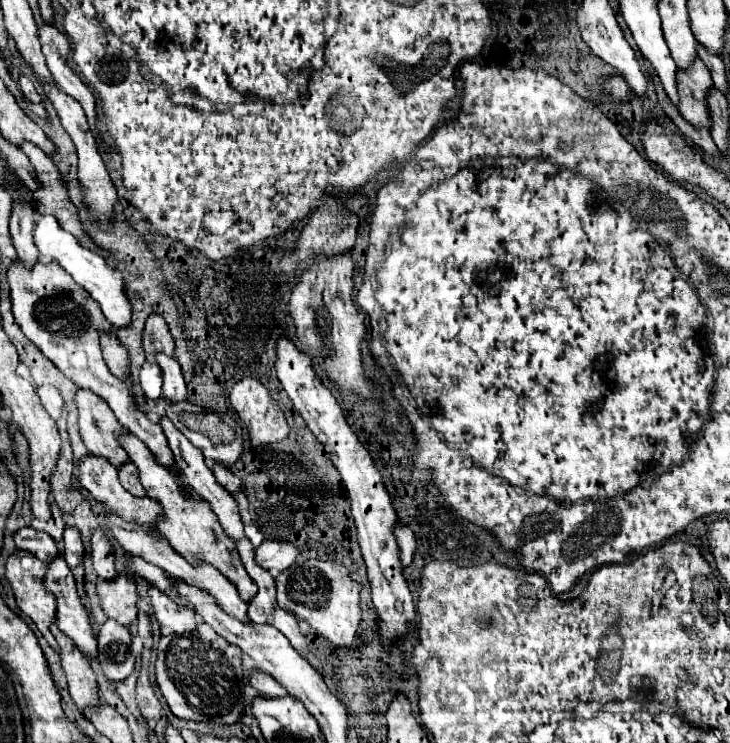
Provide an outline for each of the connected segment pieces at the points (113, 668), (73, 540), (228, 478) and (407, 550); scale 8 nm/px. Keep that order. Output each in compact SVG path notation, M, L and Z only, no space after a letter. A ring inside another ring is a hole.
M106 620L98 634L98 662L108 680L124 680L132 674L136 656L132 652L130 630L114 620Z
M76 526L64 530L64 560L70 568L76 568L82 562L84 556L84 544L80 530Z
M216 464L214 468L212 468L212 472L214 472L214 476L216 476L216 480L228 490L228 492L240 492L240 490L244 490L244 484L242 484L242 480L236 476L236 474L232 474L226 466L222 466L222 464Z
M398 522L398 526L394 526L394 536L398 538L398 550L402 554L402 566L408 568L412 564L412 558L416 552L416 534L410 526Z

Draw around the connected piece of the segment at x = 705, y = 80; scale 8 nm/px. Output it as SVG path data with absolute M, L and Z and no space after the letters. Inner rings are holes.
M698 58L690 70L678 70L678 110L694 126L710 126L706 96L712 86L712 78L704 62Z

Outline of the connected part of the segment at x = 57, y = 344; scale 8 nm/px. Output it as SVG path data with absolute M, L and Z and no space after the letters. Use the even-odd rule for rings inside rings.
M16 262L8 270L8 282L12 296L12 312L26 338L30 338L66 378L74 380L80 388L88 388L98 394L110 406L118 422L150 448L154 458L158 458L160 466L170 466L170 470L180 474L174 464L174 454L168 448L162 426L150 422L146 414L136 408L128 386L116 376L112 376L106 366L98 338L100 330L108 330L112 326L106 322L100 306L90 298L90 294L82 286L78 286L70 278L70 274L64 272L64 268L60 268L56 262L36 262L32 272L26 270L22 262Z

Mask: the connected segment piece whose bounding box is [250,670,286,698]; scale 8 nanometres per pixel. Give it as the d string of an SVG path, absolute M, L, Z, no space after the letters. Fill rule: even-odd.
M258 670L254 676L252 676L252 686L256 690L260 690L264 696L268 698L278 698L278 696L286 696L286 690L270 676L270 674L264 674L262 670Z

